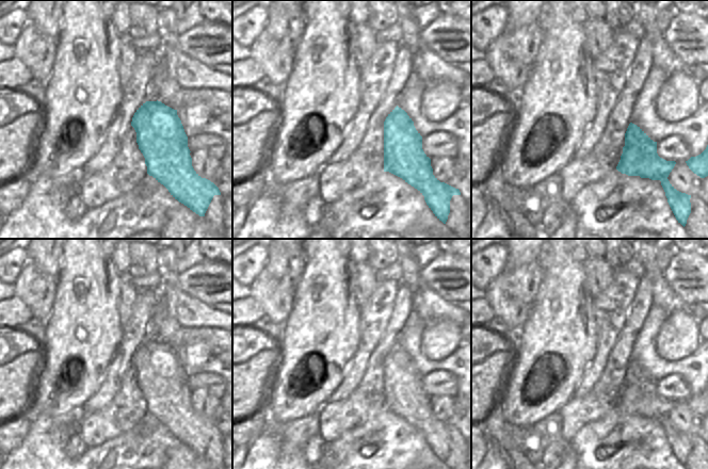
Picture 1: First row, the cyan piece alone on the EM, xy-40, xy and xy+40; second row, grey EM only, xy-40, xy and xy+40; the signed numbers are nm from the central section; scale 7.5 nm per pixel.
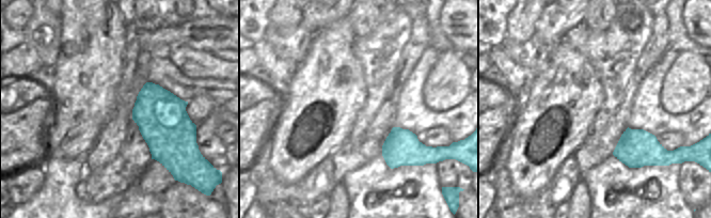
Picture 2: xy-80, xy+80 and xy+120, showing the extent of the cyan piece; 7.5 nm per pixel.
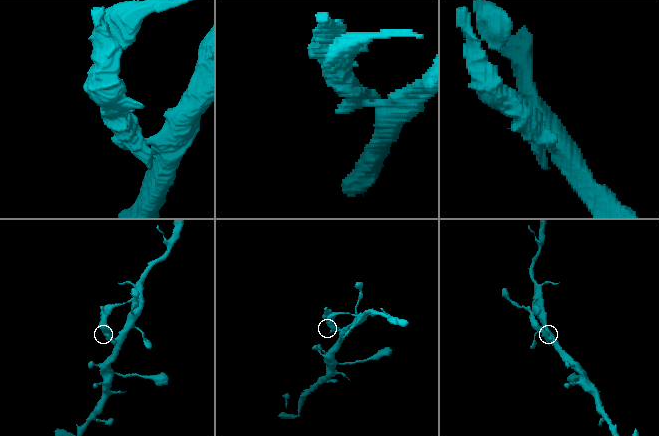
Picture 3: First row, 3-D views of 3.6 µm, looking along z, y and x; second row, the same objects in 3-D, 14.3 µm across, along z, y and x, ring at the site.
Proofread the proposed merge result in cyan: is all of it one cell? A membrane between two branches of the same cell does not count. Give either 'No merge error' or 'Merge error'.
Merge error

